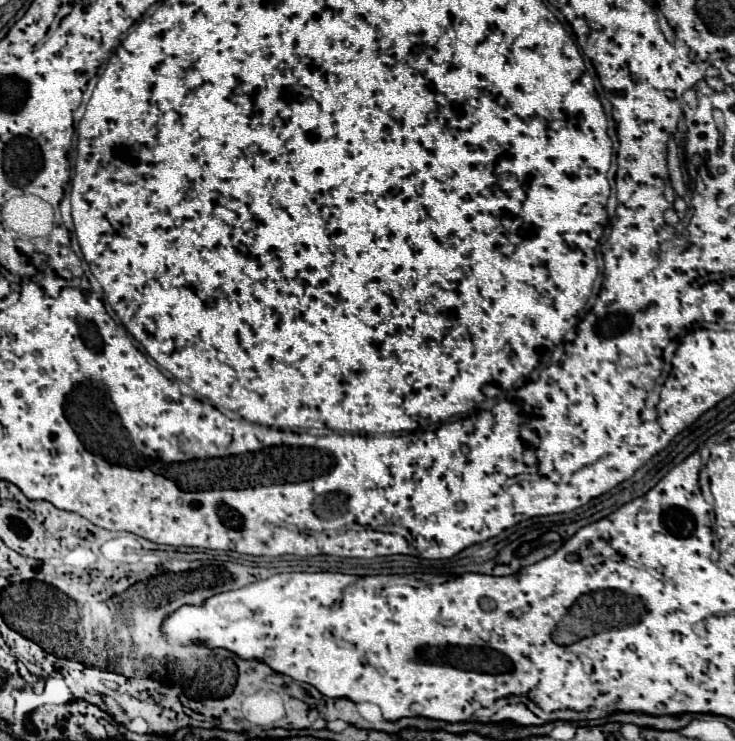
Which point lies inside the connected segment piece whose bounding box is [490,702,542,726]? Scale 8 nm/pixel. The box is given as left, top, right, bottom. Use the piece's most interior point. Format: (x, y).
(519, 714)

